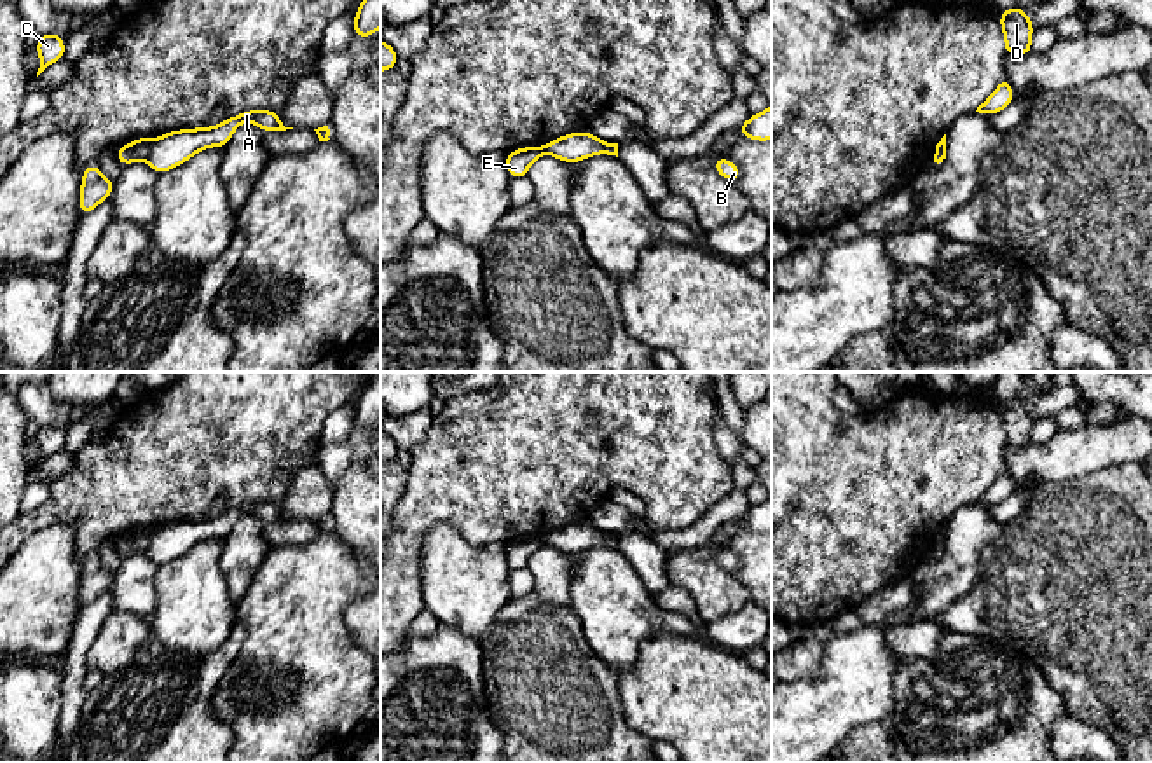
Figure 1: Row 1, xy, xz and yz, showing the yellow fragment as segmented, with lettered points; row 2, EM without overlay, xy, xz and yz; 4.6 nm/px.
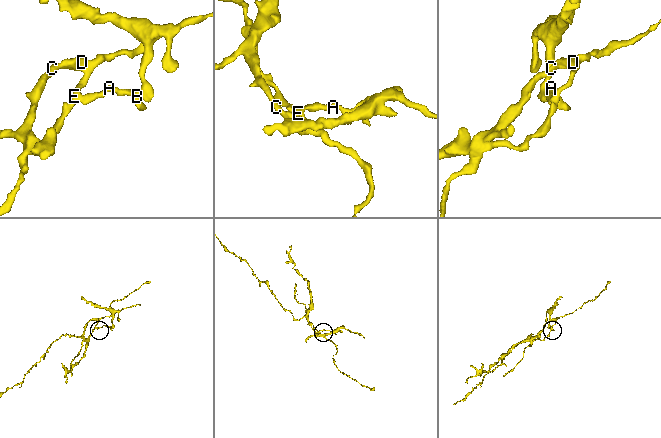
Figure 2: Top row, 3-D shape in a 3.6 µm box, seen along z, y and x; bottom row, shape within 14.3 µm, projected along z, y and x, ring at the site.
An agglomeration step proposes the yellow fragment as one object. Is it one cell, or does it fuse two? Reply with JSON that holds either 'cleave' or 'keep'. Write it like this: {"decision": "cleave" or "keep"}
{"decision": "cleave"}

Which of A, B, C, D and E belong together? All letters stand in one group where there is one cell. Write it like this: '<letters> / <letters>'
A B / C D E

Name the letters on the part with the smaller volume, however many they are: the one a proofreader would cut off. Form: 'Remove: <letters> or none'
Remove: A, B

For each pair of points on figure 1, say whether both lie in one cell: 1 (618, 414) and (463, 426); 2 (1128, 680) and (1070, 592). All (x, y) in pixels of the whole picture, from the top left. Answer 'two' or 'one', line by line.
1: one
2: one

